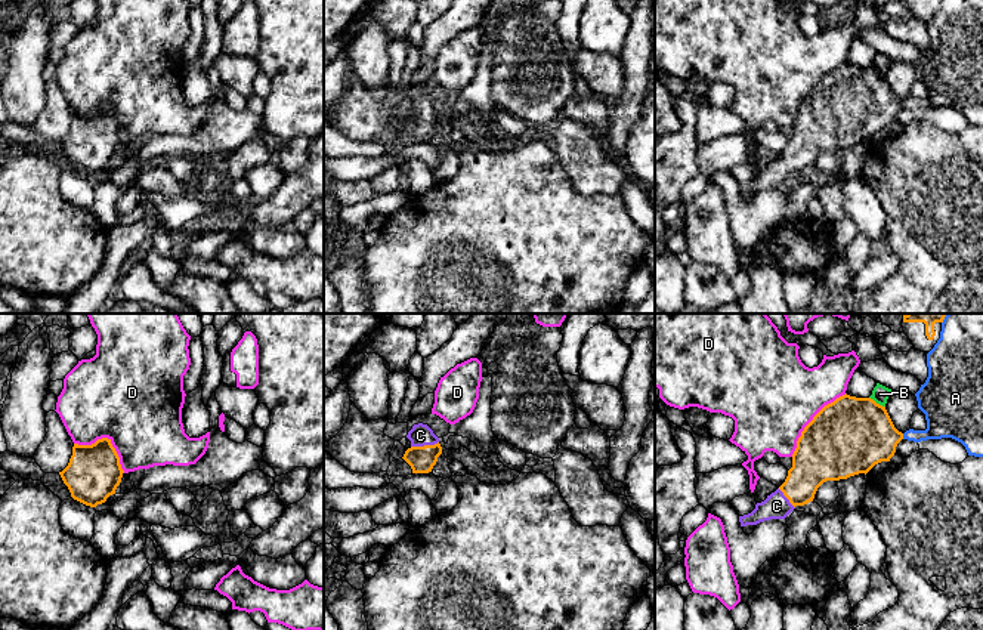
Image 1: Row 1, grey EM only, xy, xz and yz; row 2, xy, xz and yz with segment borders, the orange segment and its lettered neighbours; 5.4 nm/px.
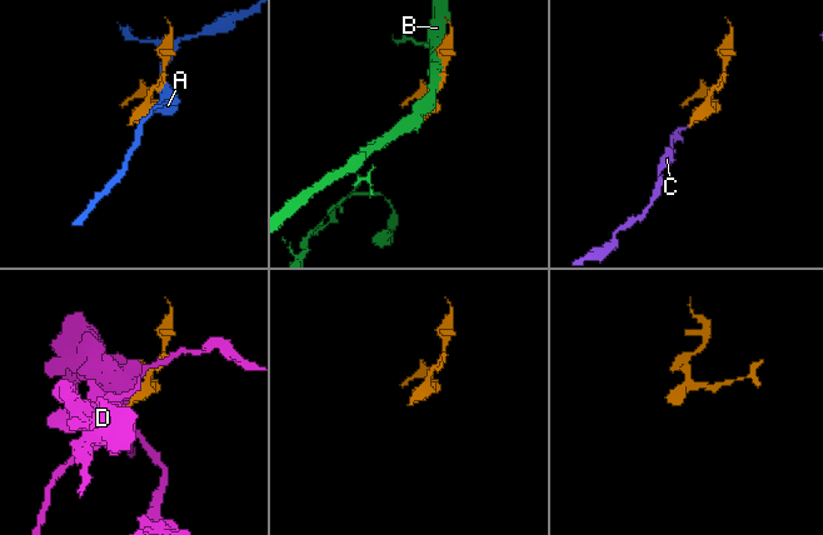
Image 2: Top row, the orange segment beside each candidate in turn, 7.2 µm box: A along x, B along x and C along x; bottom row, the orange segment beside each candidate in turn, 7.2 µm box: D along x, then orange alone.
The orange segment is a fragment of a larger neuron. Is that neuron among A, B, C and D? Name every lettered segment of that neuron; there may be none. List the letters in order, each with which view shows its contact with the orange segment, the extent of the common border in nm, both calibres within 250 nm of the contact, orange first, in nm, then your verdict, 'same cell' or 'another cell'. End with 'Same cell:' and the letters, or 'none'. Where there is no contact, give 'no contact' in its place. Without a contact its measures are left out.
A: meets orange in yz; contact 30 nm long; 400 nm thick on the orange side, 190 nm on the other; another cell
B: meets orange in yz; contact 110 nm long; 420 nm thick on the orange side, 90 nm on the other; another cell
C: meets orange in xz; contact 160 nm long; 140 nm thick on the orange side, 120 nm on the other; same cell
D: meets orange in yz; contact 460 nm long; 420 nm thick on the orange side, 480 nm on the other; another cell
Same cell: C

